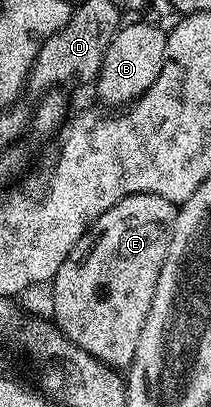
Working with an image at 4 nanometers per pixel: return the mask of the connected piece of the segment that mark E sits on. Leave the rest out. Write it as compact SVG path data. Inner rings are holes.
M133 195L124 197L108 213L104 213L90 226L89 231L68 253L64 265L54 275L54 315L53 322L62 334L68 336L75 345L84 349L94 359L115 369L129 368L136 357L136 344L140 341L140 329L148 309L152 309L152 297L164 257L170 244L170 229L174 225L175 204L164 197L155 195Z

